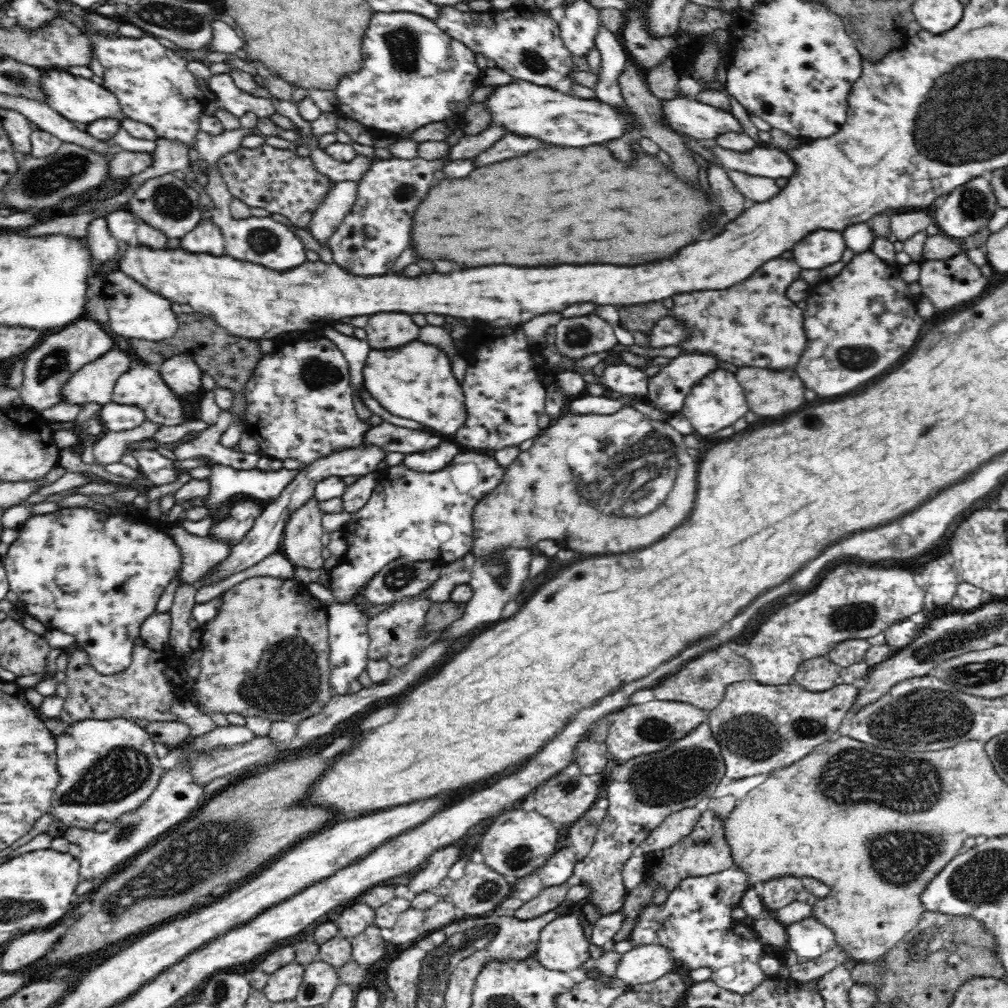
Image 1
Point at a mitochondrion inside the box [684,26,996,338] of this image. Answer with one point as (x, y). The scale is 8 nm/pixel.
(973, 204)

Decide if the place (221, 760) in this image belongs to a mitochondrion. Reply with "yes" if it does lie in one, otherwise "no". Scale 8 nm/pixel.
yes

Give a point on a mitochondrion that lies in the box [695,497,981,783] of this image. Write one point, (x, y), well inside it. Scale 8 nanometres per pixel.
(915, 717)

